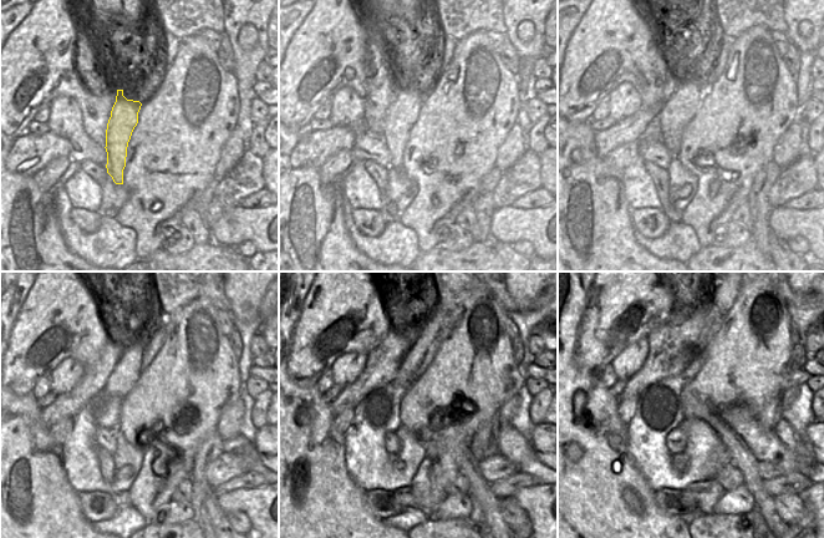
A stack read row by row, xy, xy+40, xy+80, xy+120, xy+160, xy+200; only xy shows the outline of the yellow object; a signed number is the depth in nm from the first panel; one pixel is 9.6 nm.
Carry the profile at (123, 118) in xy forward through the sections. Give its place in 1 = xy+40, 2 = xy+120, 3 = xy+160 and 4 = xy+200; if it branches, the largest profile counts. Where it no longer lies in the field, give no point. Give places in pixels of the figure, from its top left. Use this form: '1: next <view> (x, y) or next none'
1: next xy+40 (402, 113)
2: next xy+120 (127, 371)
3: next xy+160 (411, 361)
4: next xy+200 (701, 346)

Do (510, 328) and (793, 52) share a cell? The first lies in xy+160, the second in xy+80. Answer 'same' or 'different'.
different

